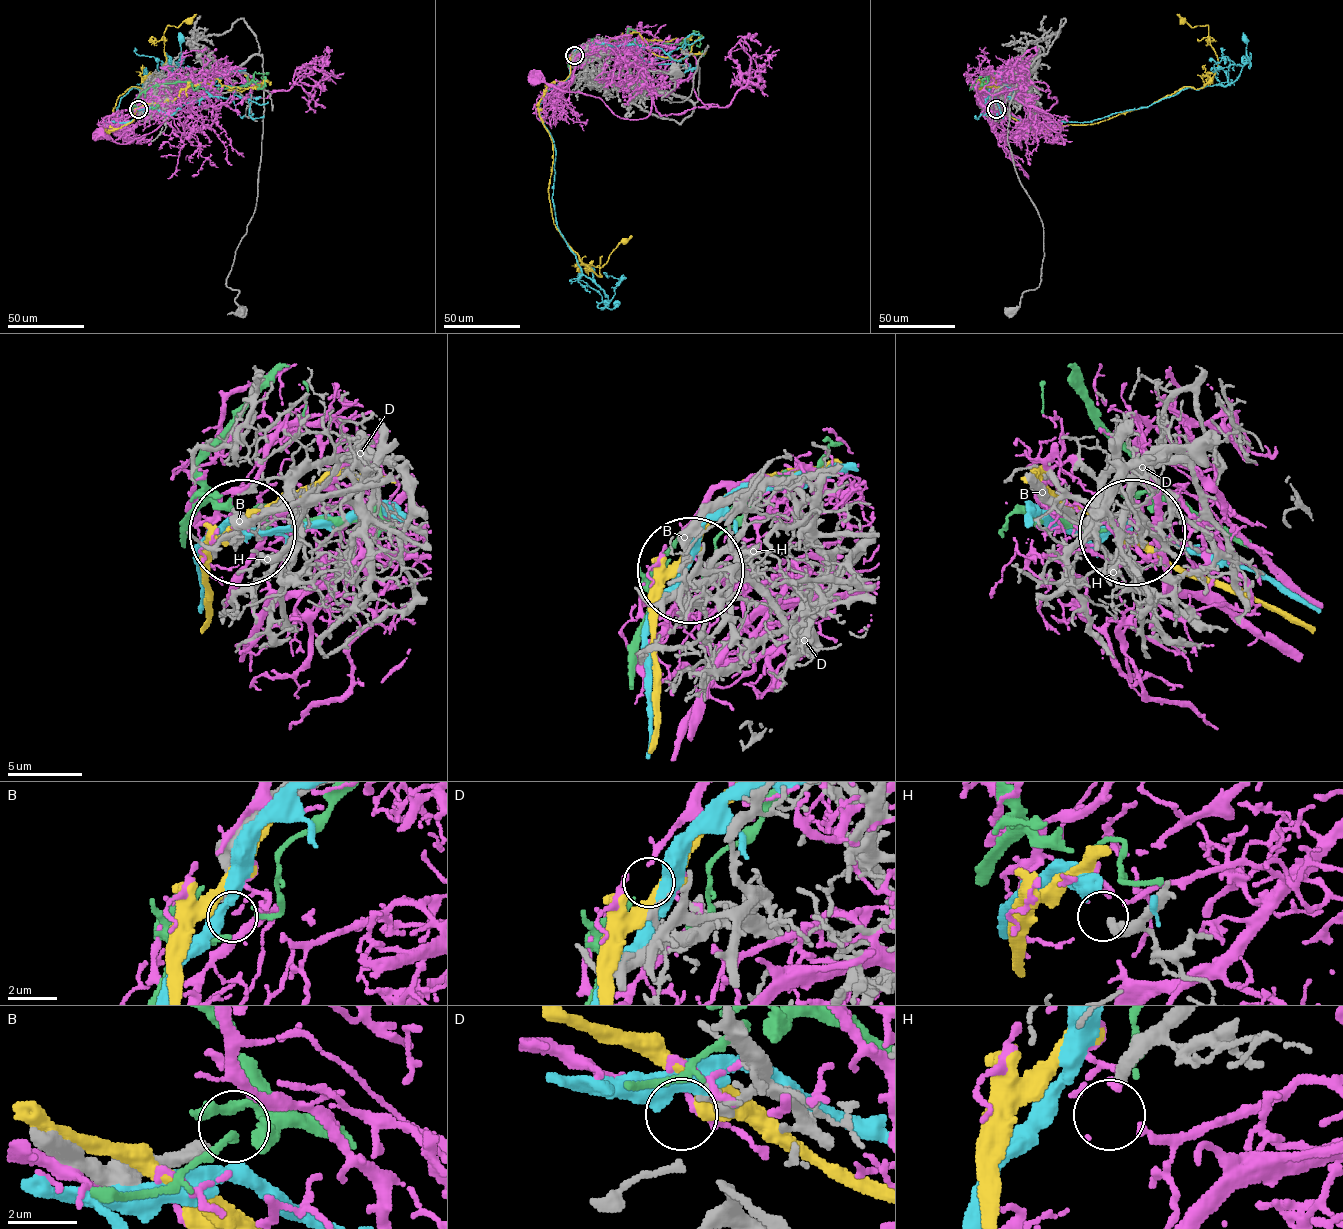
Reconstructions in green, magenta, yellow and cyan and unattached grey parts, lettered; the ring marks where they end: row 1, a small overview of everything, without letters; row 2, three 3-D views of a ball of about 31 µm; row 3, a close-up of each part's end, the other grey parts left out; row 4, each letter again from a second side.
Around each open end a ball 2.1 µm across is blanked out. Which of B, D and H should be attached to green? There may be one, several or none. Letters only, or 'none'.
none

